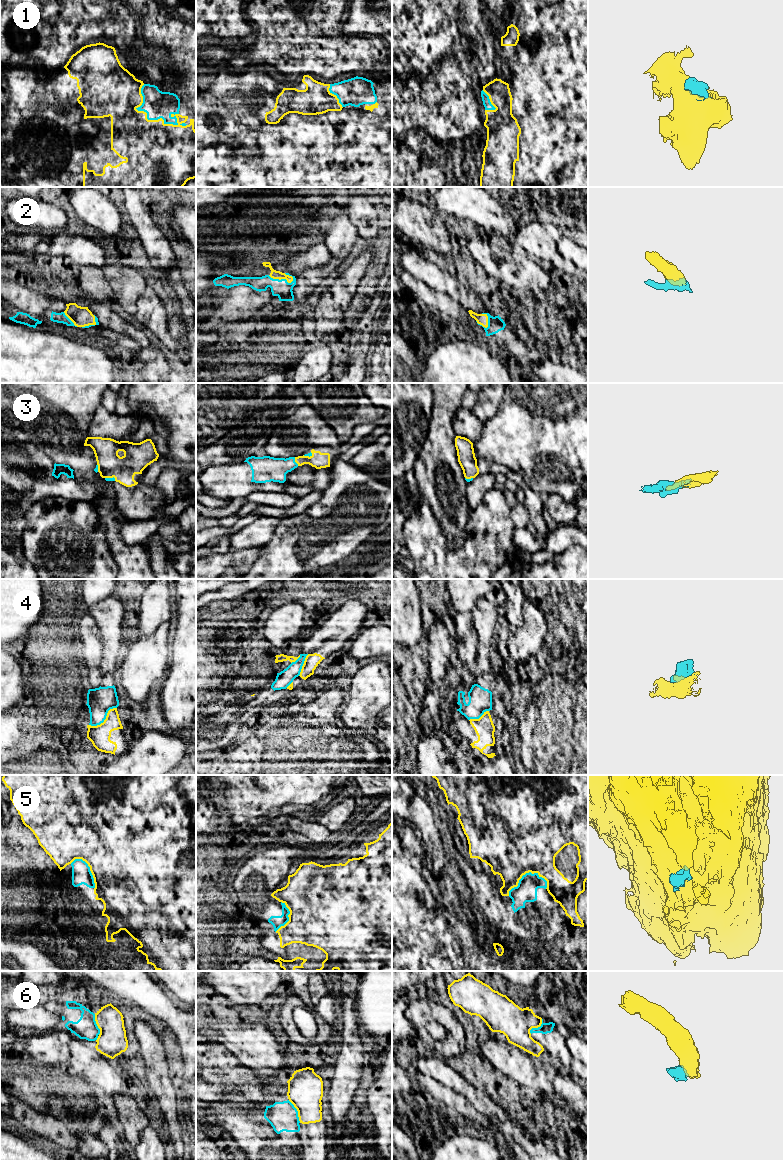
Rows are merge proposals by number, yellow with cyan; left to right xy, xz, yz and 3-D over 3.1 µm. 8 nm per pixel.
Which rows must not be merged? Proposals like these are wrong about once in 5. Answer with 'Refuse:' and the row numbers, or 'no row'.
Refuse: 4, 5, 6

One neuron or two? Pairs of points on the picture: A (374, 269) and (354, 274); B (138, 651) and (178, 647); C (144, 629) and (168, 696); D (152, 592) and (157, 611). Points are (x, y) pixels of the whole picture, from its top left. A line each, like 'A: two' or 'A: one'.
A: two
B: two
C: two
D: one

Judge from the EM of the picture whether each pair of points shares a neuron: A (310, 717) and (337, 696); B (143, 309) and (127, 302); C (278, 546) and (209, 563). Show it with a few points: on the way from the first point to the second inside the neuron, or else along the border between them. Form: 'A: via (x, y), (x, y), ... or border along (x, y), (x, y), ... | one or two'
A: via (317, 713), (321, 712), (330, 703) | one
B: border along (138, 307), (138, 310), (133, 315) | two
C: border along (259, 548), (259, 554), (249, 568) | two

